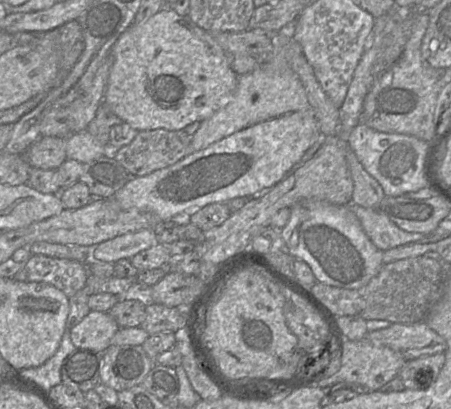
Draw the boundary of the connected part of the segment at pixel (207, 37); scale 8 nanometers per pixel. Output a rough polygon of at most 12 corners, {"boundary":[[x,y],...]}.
{"boundary":[[163,7],[111,48],[103,102],[180,130],[232,96],[210,32]]}

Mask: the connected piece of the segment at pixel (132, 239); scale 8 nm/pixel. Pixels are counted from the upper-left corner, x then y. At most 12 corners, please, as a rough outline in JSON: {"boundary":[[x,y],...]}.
{"boundary":[[141,229],[99,243],[91,259],[116,263],[156,243],[152,229]]}

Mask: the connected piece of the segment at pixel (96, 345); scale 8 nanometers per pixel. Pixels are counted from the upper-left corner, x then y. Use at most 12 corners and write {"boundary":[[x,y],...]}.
{"boundary":[[90,311],[71,329],[76,348],[104,353],[119,329]]}

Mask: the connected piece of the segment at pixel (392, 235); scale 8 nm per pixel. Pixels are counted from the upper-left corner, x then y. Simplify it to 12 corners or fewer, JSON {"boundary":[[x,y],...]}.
{"boundary":[[345,205],[381,251],[426,236],[402,230],[378,209]]}

